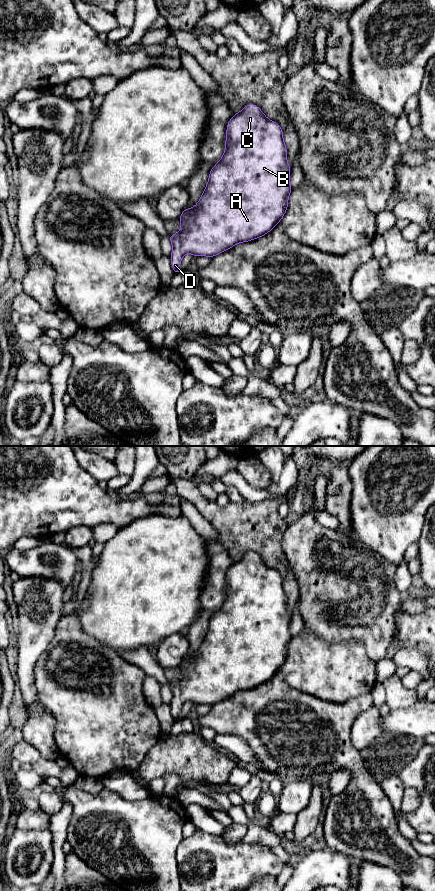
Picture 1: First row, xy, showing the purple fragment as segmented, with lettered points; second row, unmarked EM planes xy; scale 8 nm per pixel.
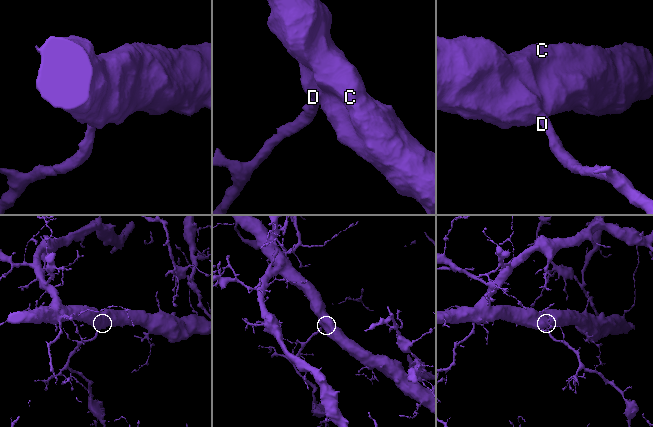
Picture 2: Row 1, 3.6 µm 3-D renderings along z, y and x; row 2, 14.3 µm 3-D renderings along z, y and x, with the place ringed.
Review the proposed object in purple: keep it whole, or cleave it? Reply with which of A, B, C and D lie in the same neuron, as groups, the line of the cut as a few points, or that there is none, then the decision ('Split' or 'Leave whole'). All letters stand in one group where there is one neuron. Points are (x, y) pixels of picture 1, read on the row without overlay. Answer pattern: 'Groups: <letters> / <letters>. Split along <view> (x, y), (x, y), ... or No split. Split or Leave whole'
Groups: A B C D. No split. Leave whole

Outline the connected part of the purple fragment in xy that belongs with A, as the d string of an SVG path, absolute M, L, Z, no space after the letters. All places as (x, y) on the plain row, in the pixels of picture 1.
M247 552L241 560L234 561L227 571L224 602L210 618L207 633L198 651L190 657L183 657L178 666L181 672L180 679L167 683L173 695L170 707L175 720L179 720L186 701L191 701L194 705L212 706L238 691L249 690L268 682L282 668L288 656L289 643L293 638L290 634L291 616L287 610L287 595L283 581L281 574L268 567L256 552Z

